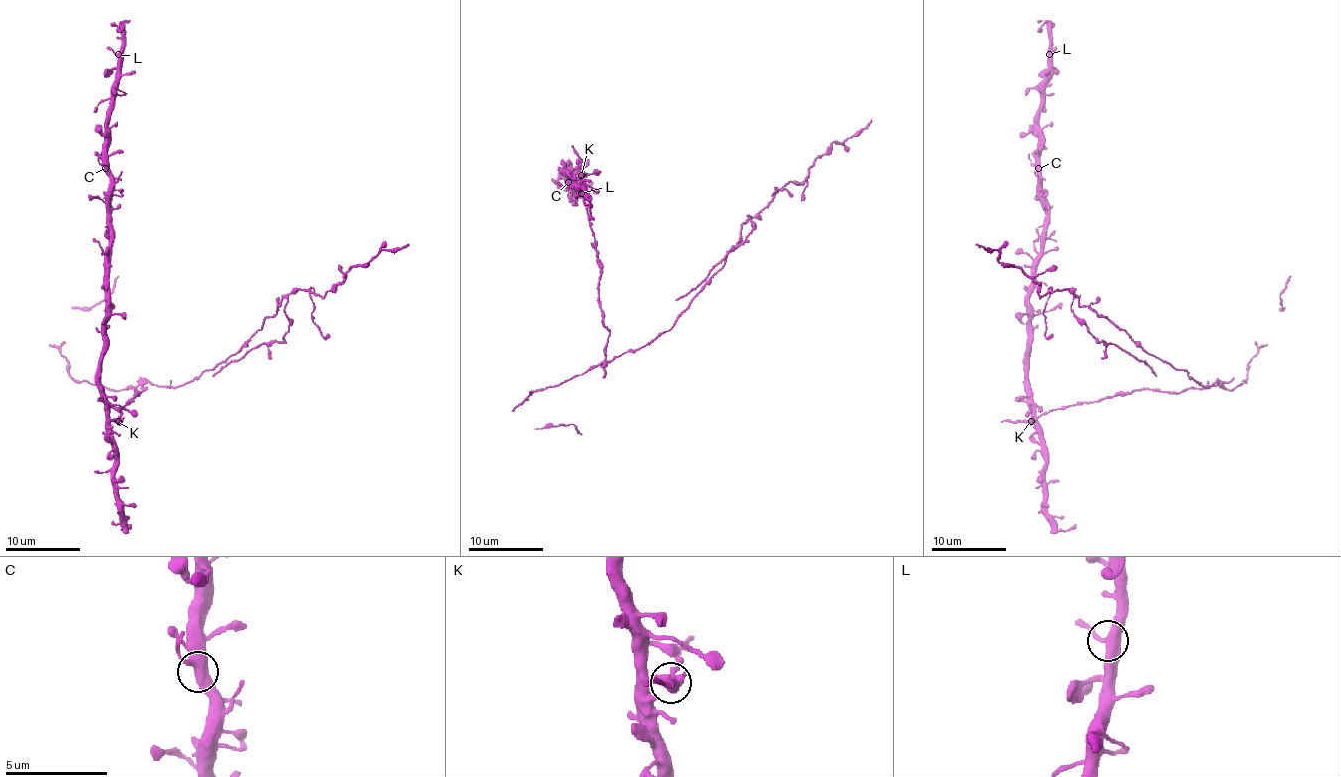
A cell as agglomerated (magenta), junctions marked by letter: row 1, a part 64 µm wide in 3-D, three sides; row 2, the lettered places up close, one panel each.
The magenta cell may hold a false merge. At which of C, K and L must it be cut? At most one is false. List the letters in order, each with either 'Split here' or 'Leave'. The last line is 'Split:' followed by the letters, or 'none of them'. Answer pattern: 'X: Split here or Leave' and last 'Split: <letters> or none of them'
C: Leave
K: Split here
L: Leave
Split: K

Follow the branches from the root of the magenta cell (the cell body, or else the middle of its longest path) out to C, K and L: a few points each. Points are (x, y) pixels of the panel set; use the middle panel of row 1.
C: (600, 273), (583, 187), (563, 172), (568, 172), (572, 189), (568, 182)
K: (600, 273), (594, 232), (583, 200), (581, 174)
L: (600, 273), (583, 187), (563, 172), (568, 172), (572, 189), (568, 182), (581, 193)

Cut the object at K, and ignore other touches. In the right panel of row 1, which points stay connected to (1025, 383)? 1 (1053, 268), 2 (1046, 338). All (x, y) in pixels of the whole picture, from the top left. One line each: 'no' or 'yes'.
1: no
2: no

